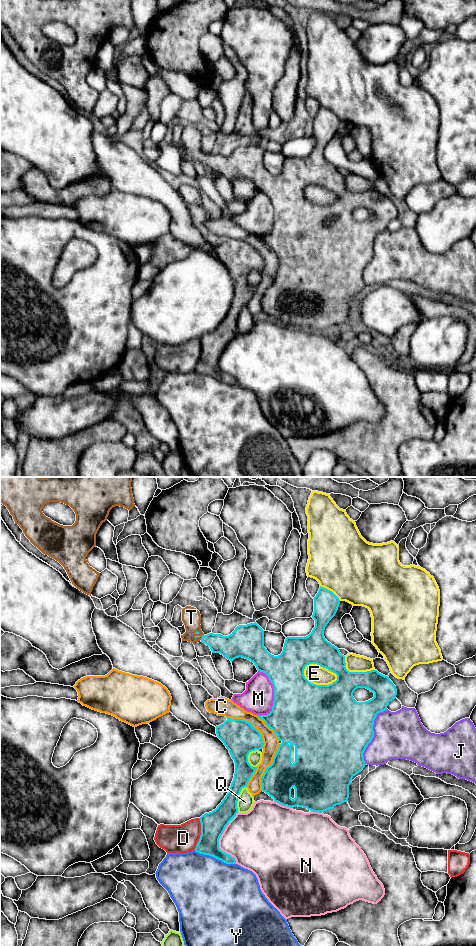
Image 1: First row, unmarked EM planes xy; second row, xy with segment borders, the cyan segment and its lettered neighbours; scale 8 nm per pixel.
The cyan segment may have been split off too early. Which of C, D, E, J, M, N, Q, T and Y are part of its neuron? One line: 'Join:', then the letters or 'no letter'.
Join: T

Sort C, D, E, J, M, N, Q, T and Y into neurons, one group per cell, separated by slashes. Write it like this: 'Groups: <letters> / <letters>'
Groups: C / D / E / J / M / N / Q / T / Y

